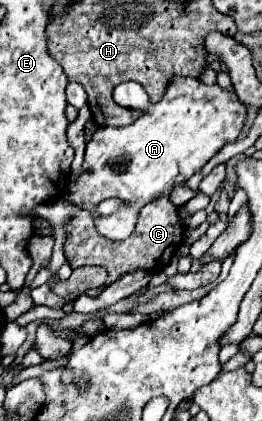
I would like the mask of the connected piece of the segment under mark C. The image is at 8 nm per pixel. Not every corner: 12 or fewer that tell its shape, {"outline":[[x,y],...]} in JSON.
{"outline":[[169,197],[141,209],[125,241],[97,235],[93,217],[65,221],[69,265],[101,265],[109,277],[161,271],[185,225]]}

